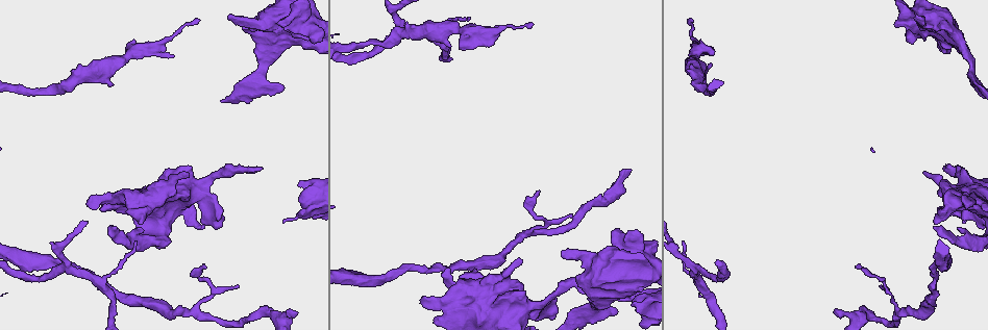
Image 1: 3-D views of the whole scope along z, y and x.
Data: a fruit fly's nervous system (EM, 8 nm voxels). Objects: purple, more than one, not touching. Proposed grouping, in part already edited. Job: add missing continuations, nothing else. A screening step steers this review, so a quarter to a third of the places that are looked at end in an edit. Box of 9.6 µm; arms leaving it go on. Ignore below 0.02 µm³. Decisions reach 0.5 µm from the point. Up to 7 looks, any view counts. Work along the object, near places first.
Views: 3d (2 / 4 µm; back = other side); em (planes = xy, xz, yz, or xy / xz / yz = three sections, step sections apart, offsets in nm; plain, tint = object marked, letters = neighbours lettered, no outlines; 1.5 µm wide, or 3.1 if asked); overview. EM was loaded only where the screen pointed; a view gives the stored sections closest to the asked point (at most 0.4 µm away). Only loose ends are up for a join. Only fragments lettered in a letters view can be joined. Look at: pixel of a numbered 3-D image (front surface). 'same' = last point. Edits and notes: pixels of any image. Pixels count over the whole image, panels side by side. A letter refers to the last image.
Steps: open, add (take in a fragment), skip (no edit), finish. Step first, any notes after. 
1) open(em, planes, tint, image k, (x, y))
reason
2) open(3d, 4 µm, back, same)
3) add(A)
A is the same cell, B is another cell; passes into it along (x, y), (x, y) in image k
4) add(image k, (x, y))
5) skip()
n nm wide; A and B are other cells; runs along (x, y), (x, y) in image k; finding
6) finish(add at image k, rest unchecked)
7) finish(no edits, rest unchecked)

open(em, planes, letters, image 1, (172, 56))
free end

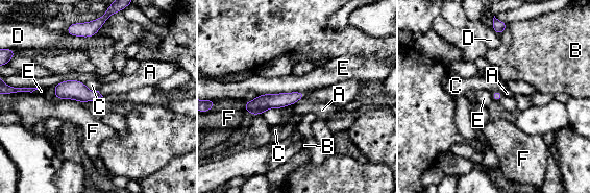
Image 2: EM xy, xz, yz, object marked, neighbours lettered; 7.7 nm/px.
skip()
A, B, C, D, E and F are other cells; border along (304, 97), (294, 103) in image 2; none of them fits

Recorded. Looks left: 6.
open(3d, 4 µm, back, image 1, (261, 169))
branch stops here

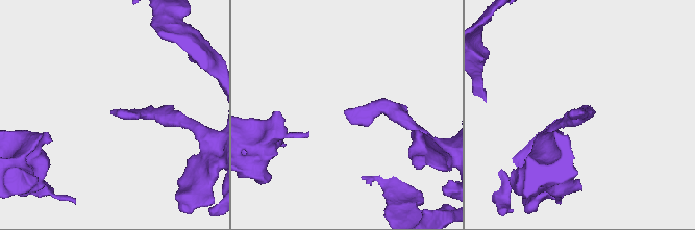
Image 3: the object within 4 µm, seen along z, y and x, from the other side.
open(em, 3.1 µm, xz, step 16, letters, image 3, (115, 113))
need the tissue

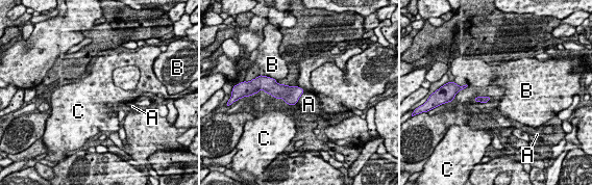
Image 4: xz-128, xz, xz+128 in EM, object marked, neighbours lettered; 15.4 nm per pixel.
open(em, 3.1 µm, planes, letters, same)
cut it another way

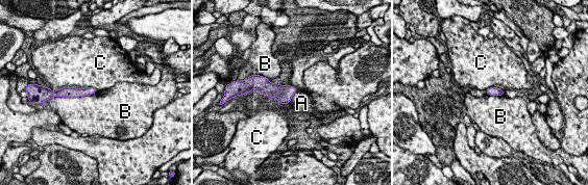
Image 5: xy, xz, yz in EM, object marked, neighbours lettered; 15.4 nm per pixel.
skip()
A, B and C are other cells; border along (97, 90), (83, 96), (56, 97) in image 5; no lettered fragment goes on from it

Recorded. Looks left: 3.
open(em, planes, letters, image 1, (611, 231))
an open end

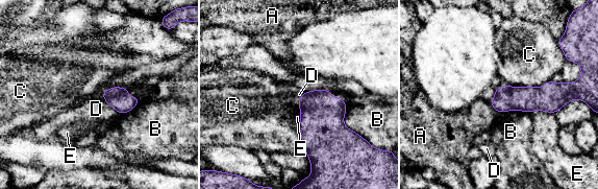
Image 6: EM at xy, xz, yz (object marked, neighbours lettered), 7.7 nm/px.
skip()
A, B, C, D and E are other cells; border along (100, 95), (119, 113) in image 6; none of them fits

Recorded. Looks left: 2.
finish(no edits, rest unchecked)

